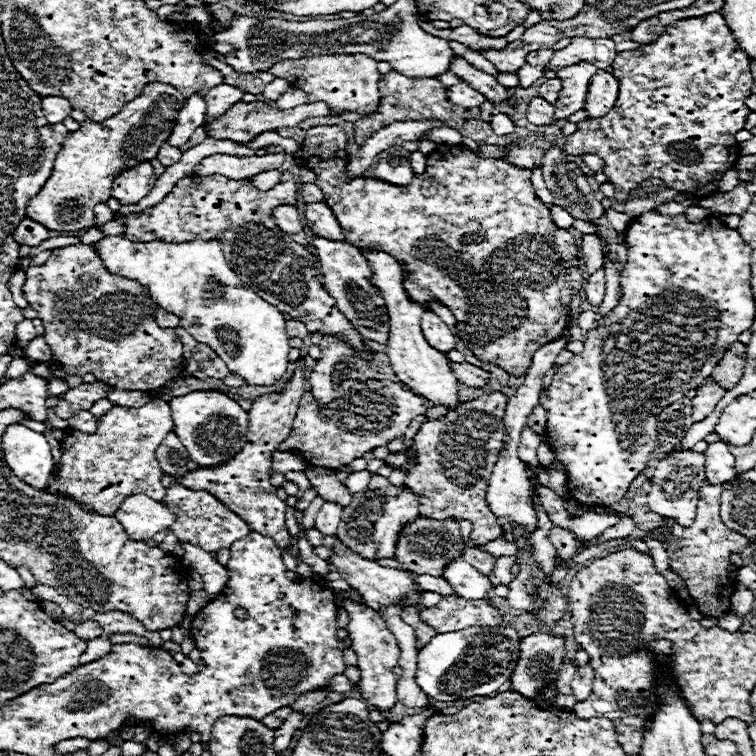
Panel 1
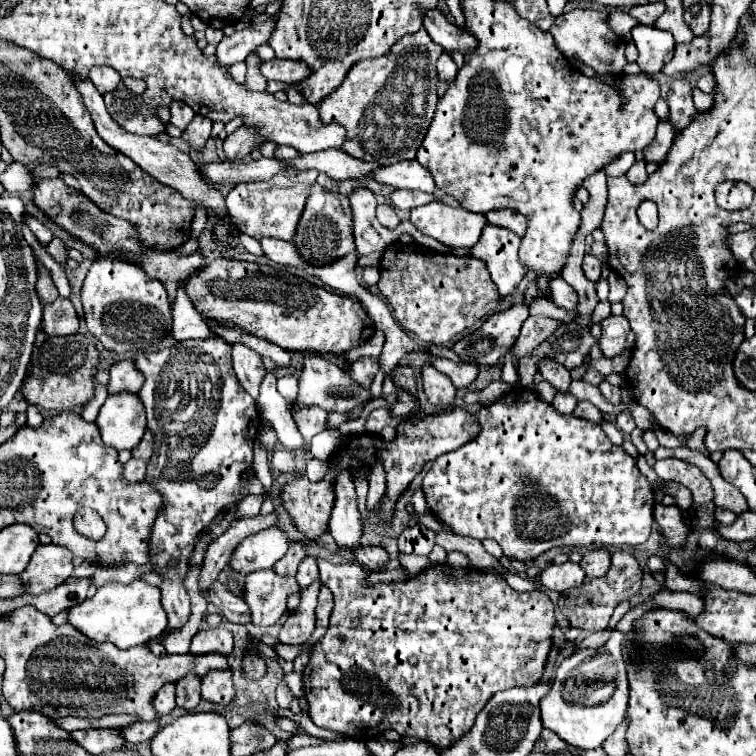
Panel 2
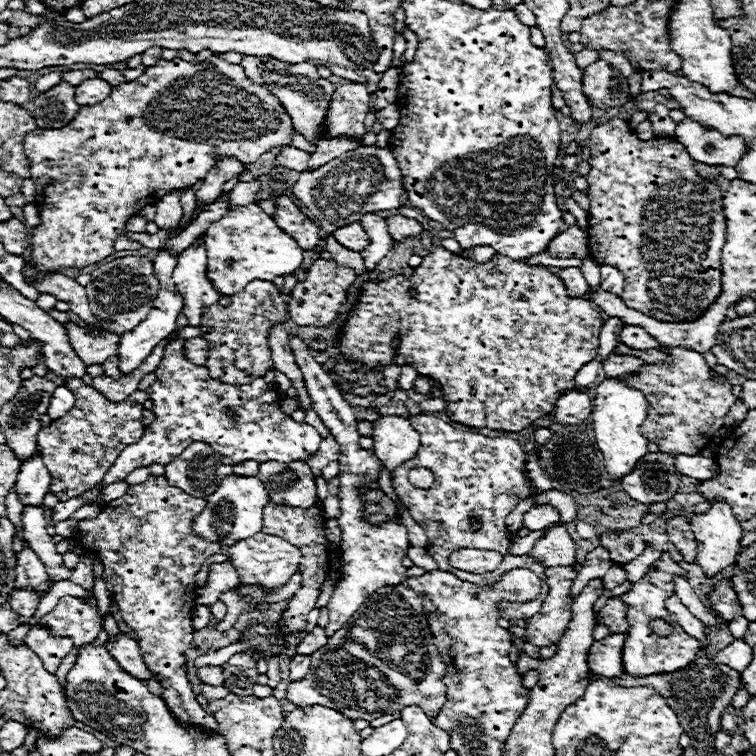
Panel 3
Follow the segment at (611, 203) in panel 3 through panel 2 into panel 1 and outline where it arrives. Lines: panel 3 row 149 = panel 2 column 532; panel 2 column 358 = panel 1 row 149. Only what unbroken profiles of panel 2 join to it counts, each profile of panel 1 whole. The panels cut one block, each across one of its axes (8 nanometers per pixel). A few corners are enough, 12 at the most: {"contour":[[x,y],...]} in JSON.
{"contour":[[722,14],[618,52],[596,154],[624,202],[718,190],[740,158],[750,56]]}

